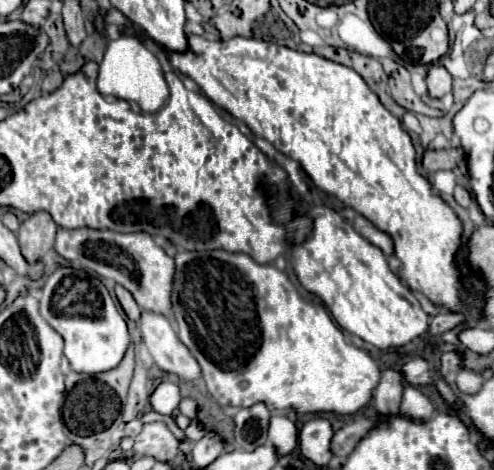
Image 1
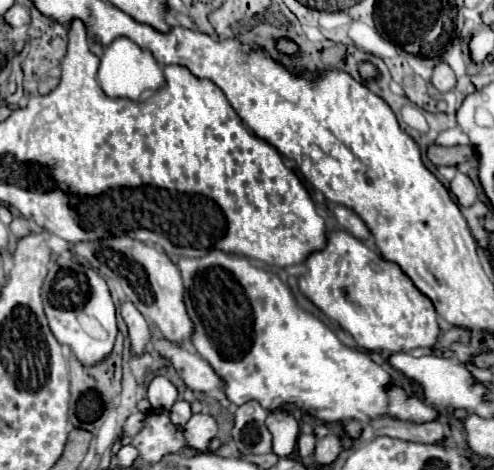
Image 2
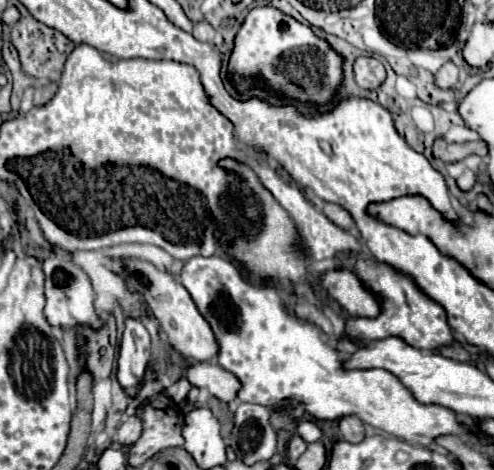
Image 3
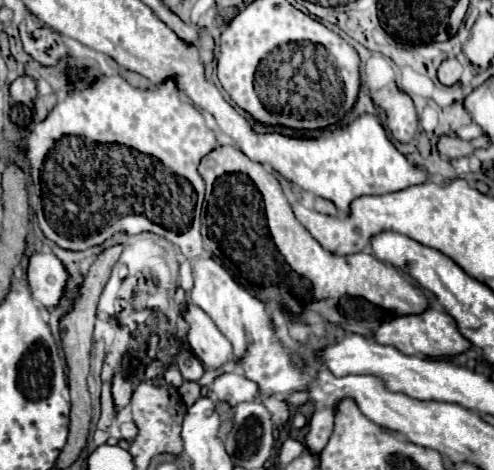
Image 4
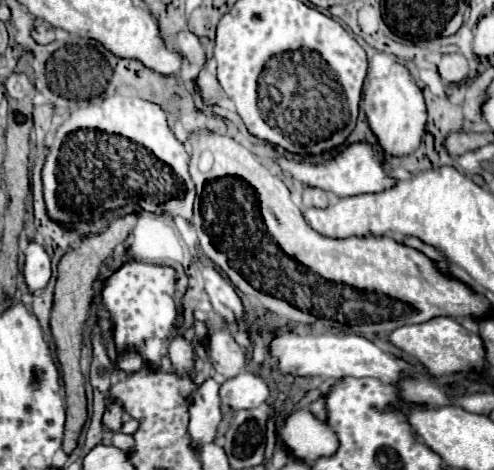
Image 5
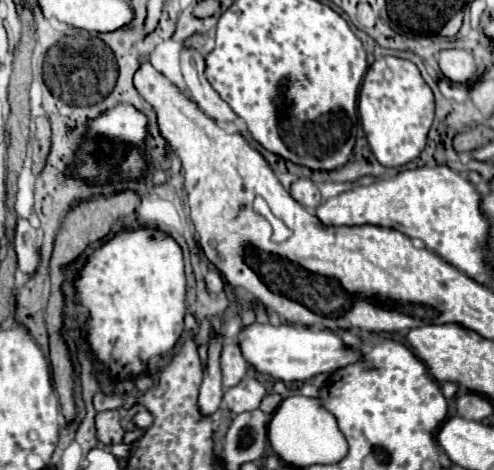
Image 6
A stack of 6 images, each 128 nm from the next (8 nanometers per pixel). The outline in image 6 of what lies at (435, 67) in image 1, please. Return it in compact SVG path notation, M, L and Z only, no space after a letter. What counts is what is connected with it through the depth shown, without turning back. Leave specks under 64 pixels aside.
M442 50L440 70L452 82L468 82L476 74L474 58L468 50Z

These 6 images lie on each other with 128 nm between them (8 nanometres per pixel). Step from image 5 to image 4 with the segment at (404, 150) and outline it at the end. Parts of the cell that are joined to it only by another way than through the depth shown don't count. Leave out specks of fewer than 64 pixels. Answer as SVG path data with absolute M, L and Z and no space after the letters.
M392 82L386 88L372 92L372 100L388 114L388 132L392 134L392 138L402 142L414 138L418 118L408 94L400 92Z

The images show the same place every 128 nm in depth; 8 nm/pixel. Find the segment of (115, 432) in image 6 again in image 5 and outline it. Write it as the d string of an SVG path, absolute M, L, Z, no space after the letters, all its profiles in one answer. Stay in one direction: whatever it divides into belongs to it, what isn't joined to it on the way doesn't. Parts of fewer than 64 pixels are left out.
M116 400L110 402L106 412L104 412L104 428L120 430L120 426L122 426L122 412L124 412L124 408L122 408L120 402L116 402Z

